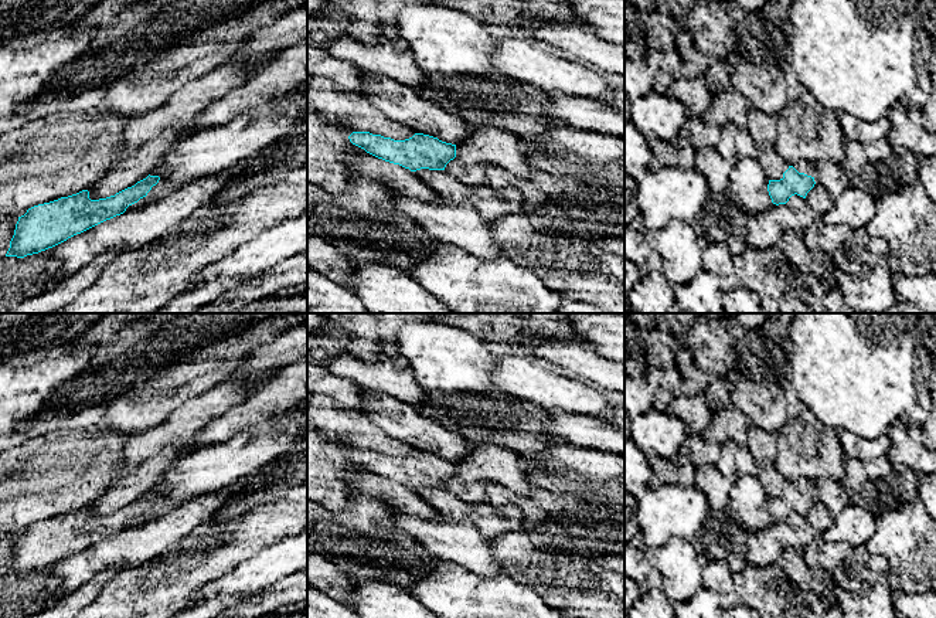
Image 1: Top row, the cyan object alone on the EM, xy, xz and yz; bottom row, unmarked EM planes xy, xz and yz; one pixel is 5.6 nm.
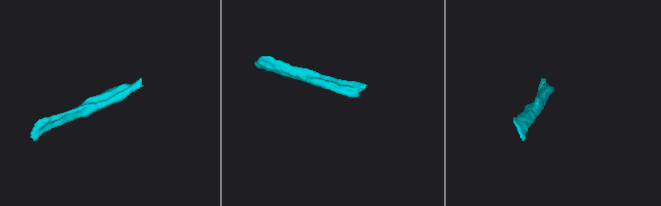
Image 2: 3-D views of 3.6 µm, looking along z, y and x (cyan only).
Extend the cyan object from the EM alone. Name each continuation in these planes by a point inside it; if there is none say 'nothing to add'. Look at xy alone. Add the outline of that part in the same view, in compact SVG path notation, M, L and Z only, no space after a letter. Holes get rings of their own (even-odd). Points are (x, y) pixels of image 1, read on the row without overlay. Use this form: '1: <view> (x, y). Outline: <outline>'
nothing to add

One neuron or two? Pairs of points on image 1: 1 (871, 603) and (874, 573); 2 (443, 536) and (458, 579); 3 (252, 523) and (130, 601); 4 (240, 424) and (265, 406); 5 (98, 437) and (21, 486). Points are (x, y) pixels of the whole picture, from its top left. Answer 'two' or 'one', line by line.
1: one
2: two
3: one
4: one
5: one

